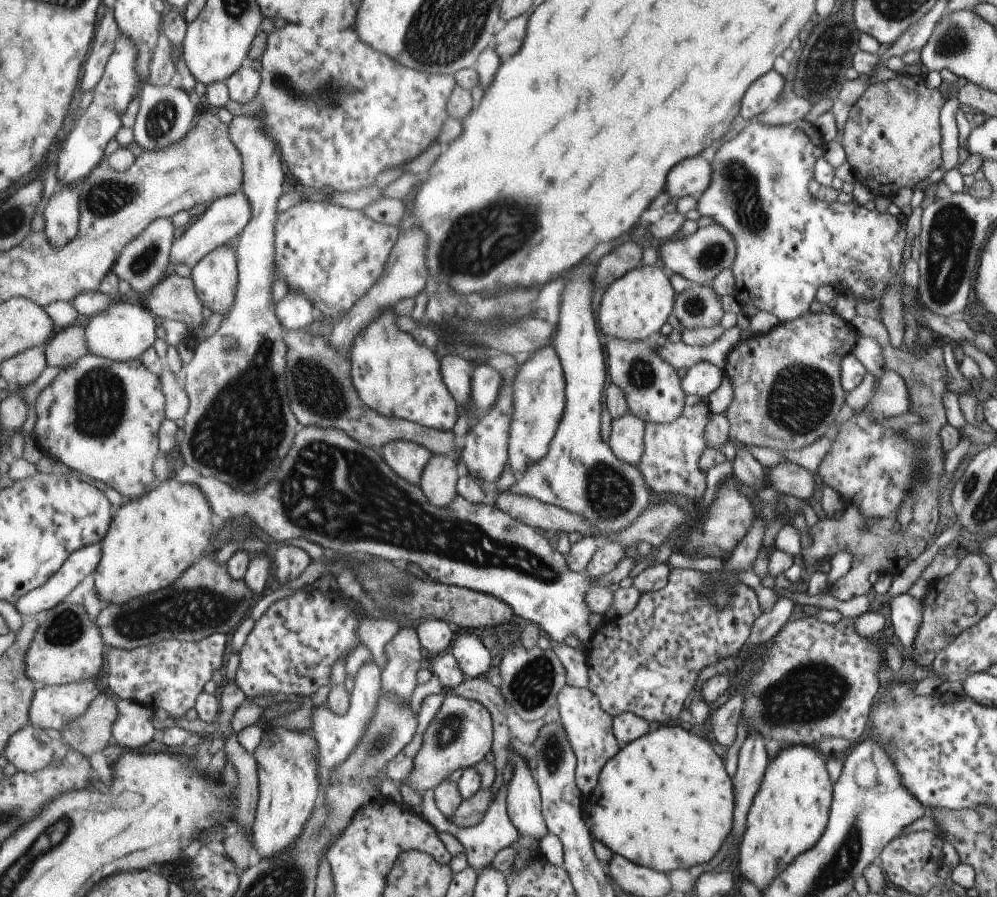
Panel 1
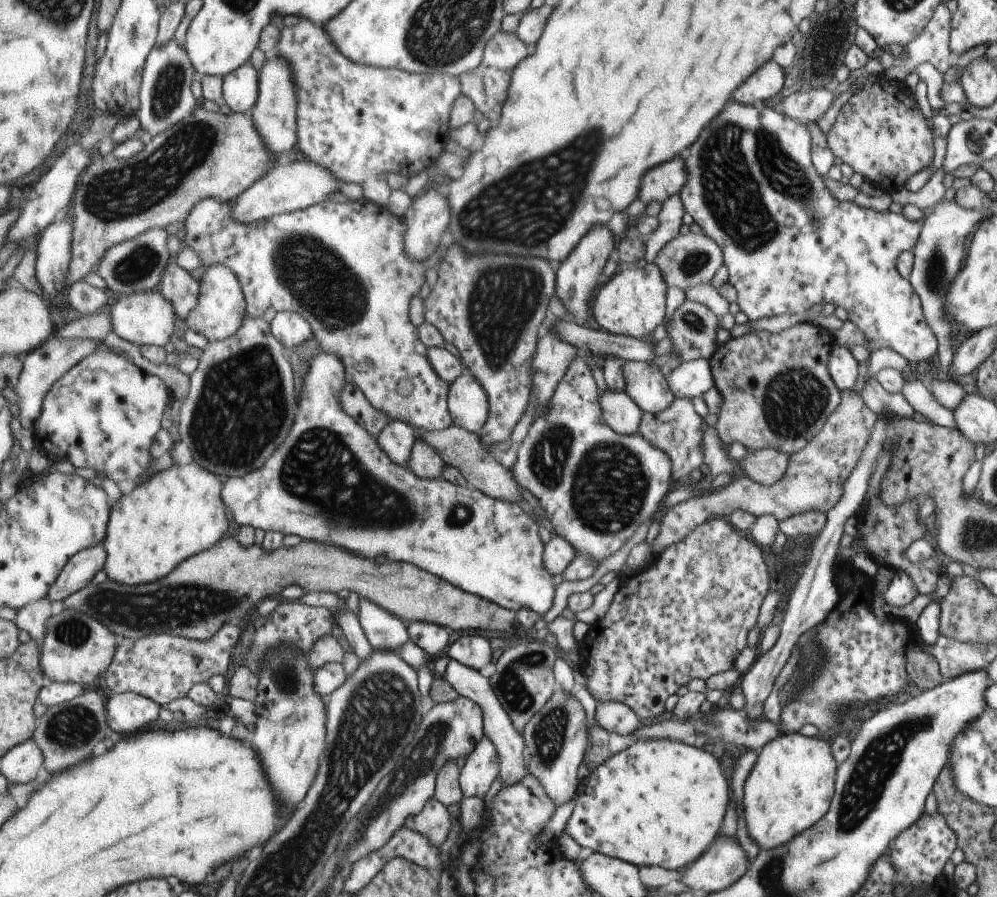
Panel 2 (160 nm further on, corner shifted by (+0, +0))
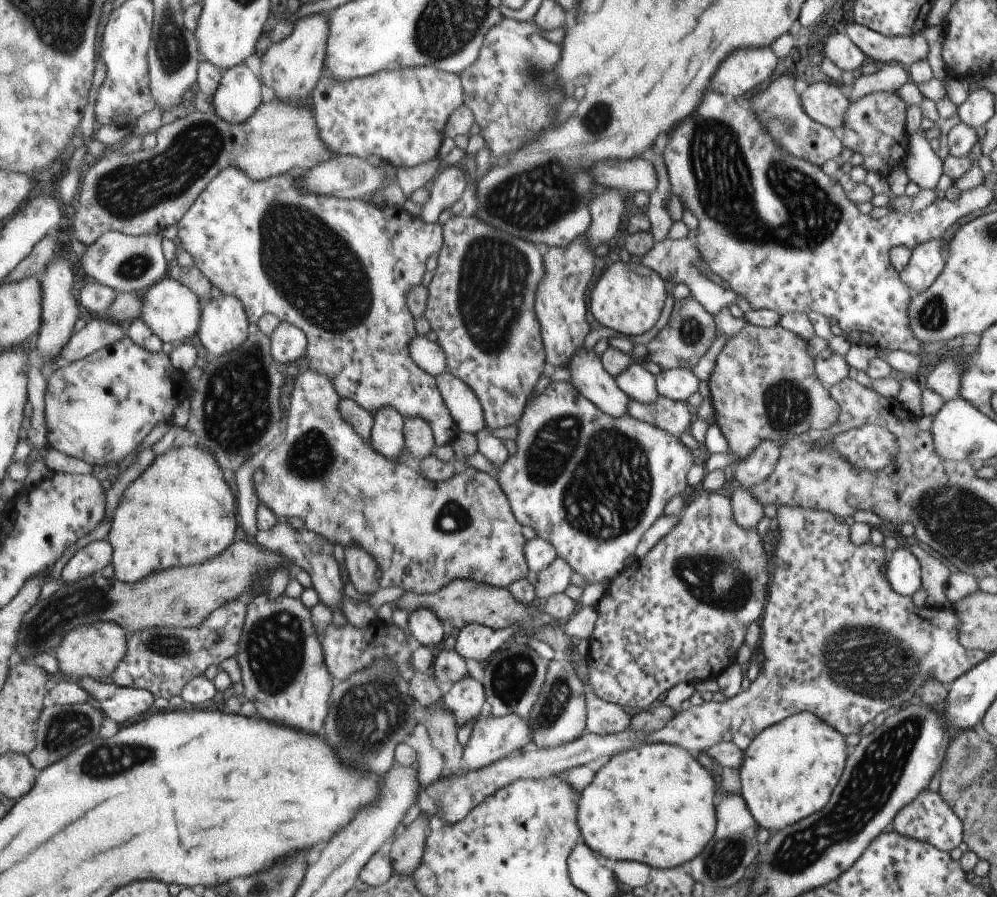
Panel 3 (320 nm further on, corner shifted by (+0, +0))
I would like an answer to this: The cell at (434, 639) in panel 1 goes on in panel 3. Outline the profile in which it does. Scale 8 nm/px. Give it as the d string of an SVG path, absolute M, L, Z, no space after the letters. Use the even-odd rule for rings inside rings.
M419 608L419 612L410 614L408 627L415 644L434 648L439 645L439 642L443 642L441 640L445 640L441 619L427 608Z

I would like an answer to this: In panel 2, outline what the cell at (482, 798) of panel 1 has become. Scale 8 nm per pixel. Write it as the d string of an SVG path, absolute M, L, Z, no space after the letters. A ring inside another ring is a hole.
M435 798L435 800L430 800L420 813L409 816L404 826L418 830L419 833L429 837L437 847L447 840L447 834L451 830L451 816L449 816L447 806Z

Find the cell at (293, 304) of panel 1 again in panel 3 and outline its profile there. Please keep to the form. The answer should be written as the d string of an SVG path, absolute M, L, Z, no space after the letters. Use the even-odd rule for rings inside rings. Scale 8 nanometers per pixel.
M280 322L272 333L272 354L280 364L303 366L308 354L307 334L289 322Z

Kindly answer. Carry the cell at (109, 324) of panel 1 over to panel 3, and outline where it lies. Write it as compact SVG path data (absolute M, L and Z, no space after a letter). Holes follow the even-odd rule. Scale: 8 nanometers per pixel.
M171 276L155 284L142 293L143 312L137 318L143 318L143 322L163 340L165 343L187 340L196 341L199 333L199 324L203 317L202 301L191 288L174 280Z

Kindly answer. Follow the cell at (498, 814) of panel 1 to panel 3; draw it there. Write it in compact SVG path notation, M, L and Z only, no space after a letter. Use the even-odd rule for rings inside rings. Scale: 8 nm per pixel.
M642 743L616 753L595 767L593 780L580 792L578 828L582 843L609 860L633 860L651 869L668 870L687 865L713 837L718 799L715 781L694 755L676 745Z

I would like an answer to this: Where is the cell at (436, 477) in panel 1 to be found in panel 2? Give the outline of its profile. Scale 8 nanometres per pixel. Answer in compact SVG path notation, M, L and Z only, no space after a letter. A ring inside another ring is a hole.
M417 439L407 466L413 469L417 476L434 479L443 477L446 462L441 455L425 439Z

